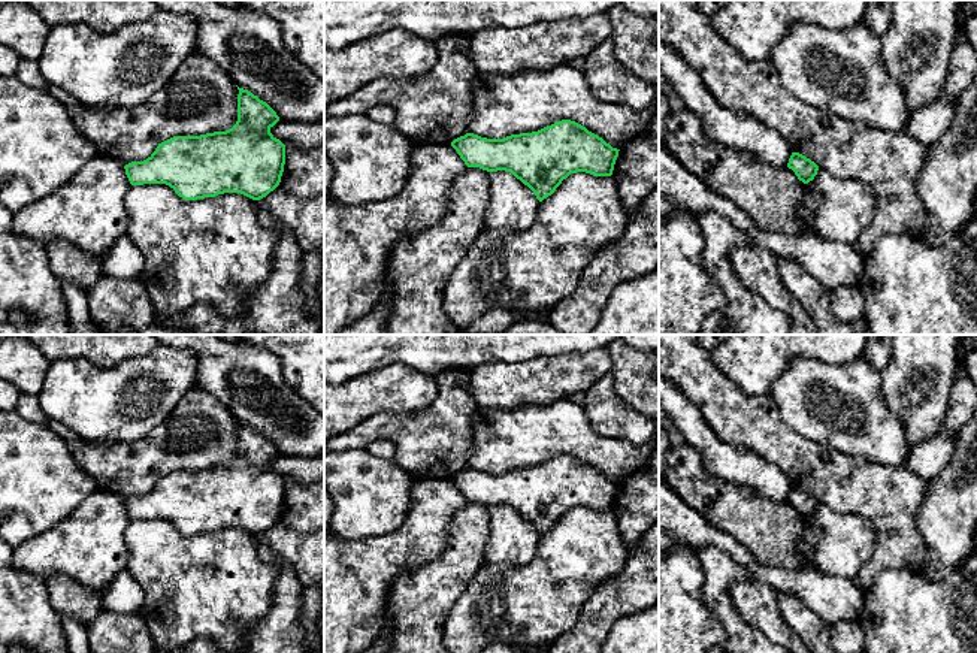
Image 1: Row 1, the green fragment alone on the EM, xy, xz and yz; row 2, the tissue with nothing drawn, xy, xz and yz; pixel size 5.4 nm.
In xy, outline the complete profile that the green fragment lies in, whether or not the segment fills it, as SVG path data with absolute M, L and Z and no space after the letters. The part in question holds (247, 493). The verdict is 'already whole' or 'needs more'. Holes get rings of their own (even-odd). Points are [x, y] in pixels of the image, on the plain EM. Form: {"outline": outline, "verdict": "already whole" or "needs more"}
{"outline": "M238 424L238 456L232 463L200 471L173 471L158 478L146 495L124 501L130 519L166 519L184 535L224 527L241 527L260 535L273 526L281 517L285 499L285 480L270 468L279 451L251 426Z", "verdict": "already whole"}

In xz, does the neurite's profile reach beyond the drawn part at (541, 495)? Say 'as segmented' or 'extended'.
as segmented

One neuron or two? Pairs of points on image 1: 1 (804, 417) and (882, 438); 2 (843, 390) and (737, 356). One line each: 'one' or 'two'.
1: one
2: two

